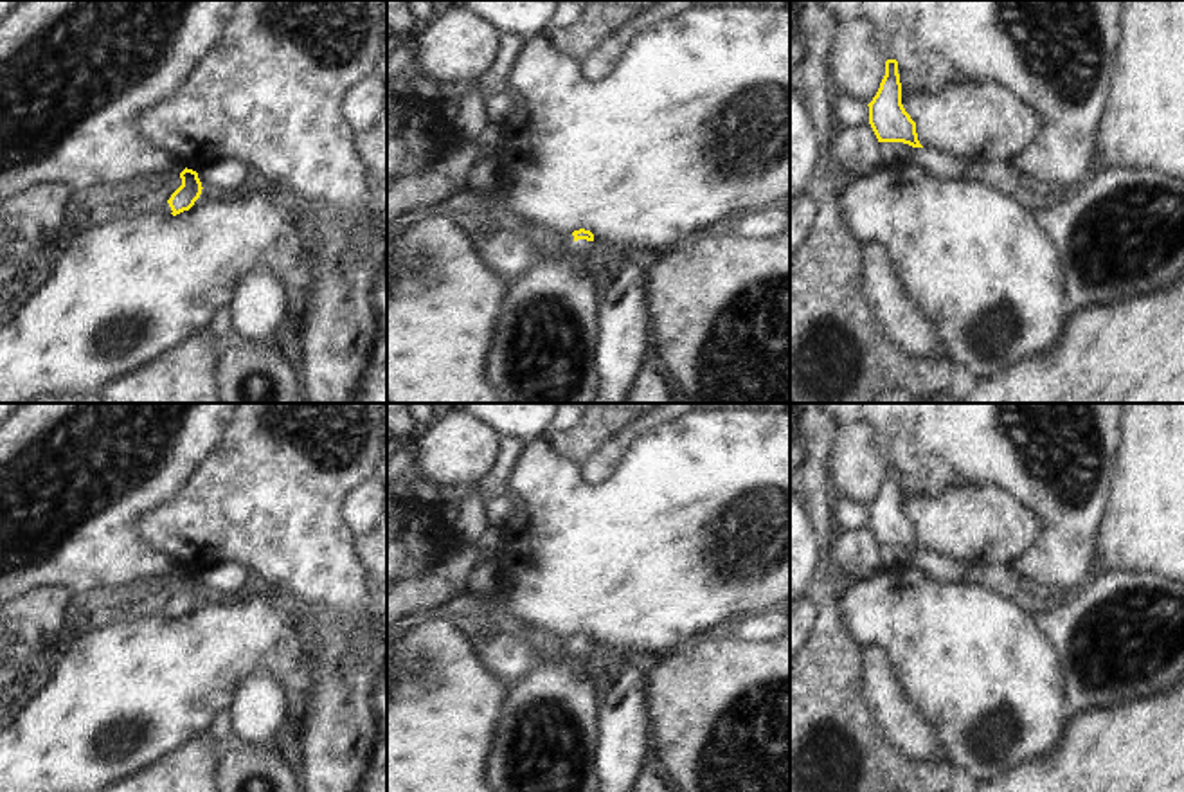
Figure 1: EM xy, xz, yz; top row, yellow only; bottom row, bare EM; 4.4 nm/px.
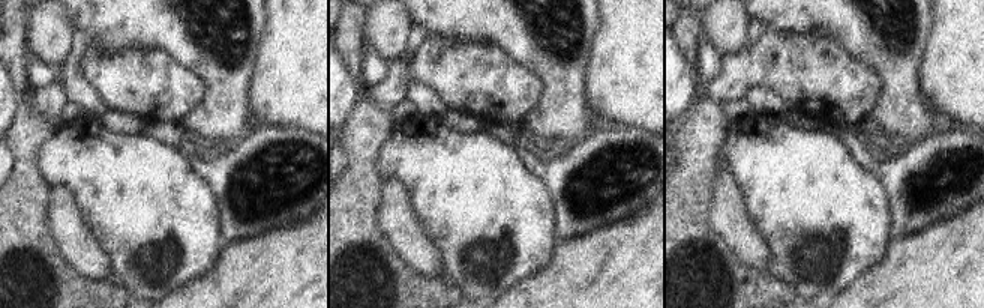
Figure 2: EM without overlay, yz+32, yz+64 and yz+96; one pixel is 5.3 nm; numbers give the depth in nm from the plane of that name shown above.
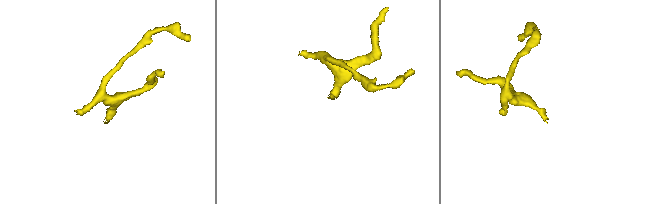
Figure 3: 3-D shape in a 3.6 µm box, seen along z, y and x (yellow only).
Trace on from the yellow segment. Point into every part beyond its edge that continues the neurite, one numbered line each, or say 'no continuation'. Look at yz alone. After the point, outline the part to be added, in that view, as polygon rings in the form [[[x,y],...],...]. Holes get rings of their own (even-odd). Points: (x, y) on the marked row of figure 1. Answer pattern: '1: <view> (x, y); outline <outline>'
no continuation

